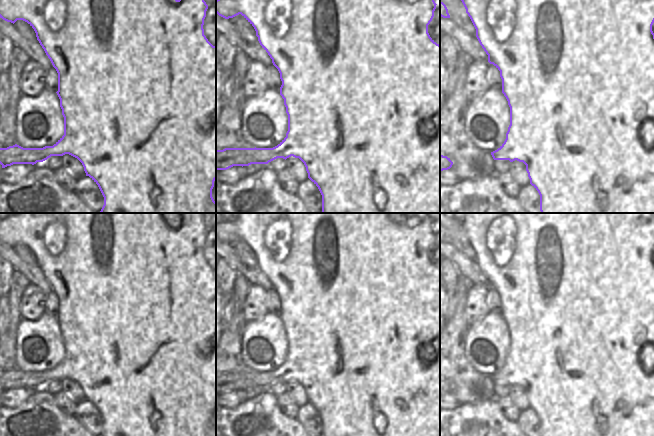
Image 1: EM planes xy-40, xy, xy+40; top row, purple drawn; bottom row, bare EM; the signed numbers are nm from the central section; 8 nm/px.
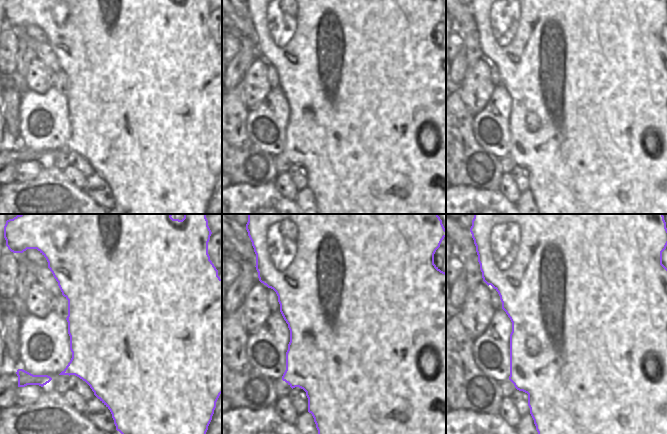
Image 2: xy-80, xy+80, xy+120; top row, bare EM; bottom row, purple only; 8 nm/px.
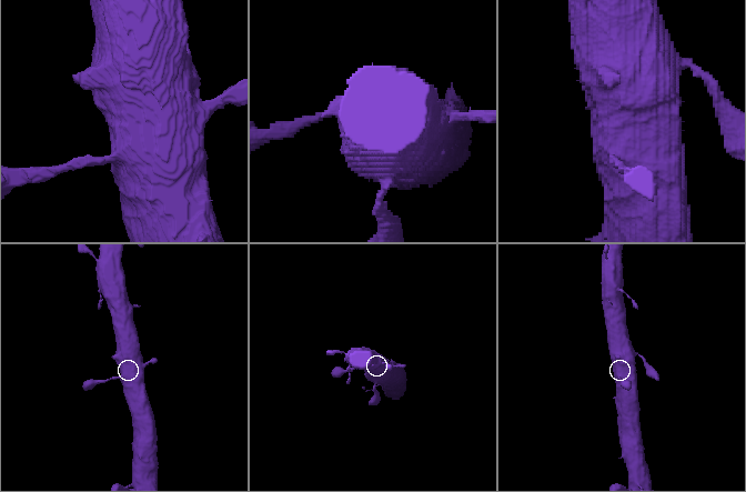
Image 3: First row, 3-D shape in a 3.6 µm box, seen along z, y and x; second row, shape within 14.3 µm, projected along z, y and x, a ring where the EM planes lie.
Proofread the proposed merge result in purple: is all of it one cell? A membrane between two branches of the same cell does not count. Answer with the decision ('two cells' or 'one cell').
one cell

